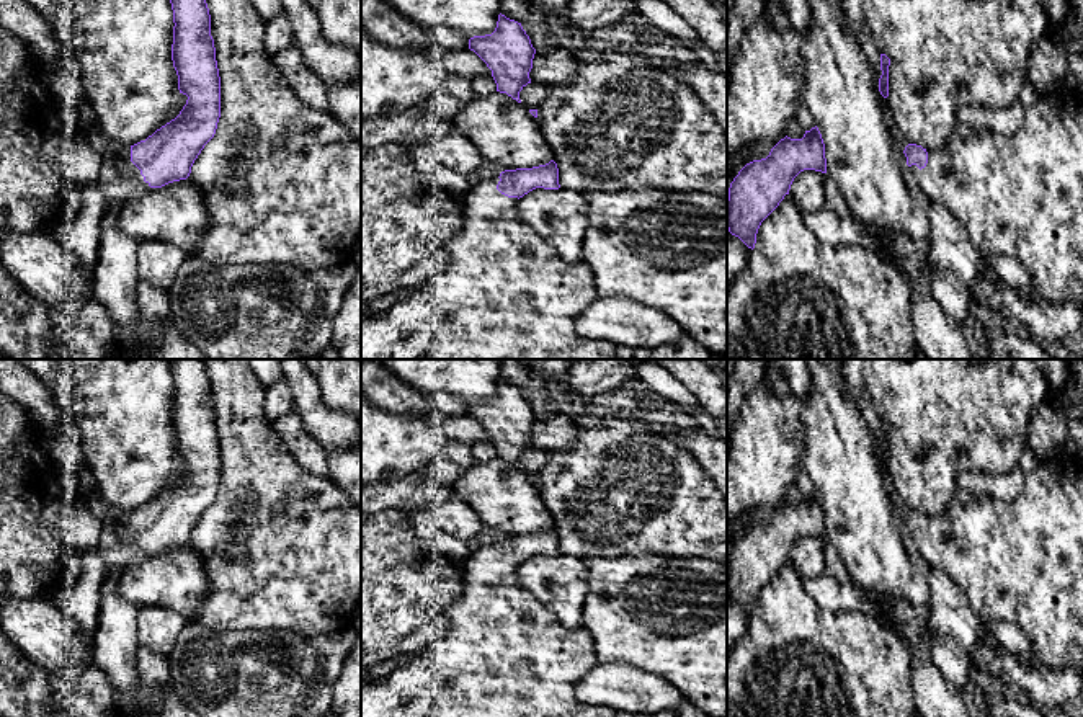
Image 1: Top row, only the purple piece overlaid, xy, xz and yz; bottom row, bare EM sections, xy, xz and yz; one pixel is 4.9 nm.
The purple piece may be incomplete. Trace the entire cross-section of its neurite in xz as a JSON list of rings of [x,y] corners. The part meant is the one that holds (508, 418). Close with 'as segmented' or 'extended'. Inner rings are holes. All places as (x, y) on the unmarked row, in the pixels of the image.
[[[500,379],[495,397],[470,403],[469,415],[492,436],[497,457],[521,469],[519,457],[531,449],[529,438],[536,420],[521,389]]] | as segmented

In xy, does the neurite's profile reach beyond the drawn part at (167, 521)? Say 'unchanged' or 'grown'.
grown

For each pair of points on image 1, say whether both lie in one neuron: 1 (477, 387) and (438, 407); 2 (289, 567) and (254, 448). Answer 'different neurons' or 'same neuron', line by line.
1: different neurons
2: same neuron

